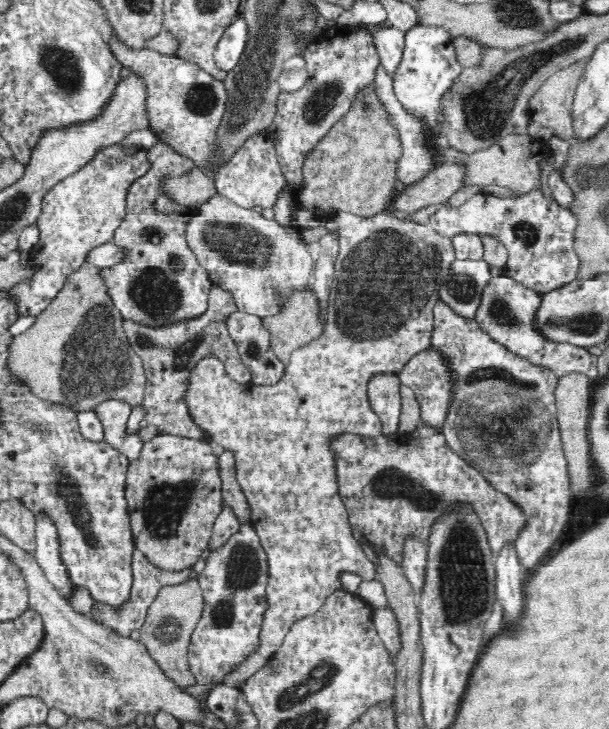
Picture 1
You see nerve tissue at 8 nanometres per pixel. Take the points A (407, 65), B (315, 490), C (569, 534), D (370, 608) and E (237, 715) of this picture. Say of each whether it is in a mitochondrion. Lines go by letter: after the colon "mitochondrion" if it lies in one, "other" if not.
A: other
B: other
C: other
D: other
E: mitochondrion

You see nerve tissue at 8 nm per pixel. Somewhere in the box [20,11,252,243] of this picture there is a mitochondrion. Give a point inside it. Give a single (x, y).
(69, 79)

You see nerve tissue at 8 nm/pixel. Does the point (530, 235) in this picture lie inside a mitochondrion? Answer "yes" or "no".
yes

